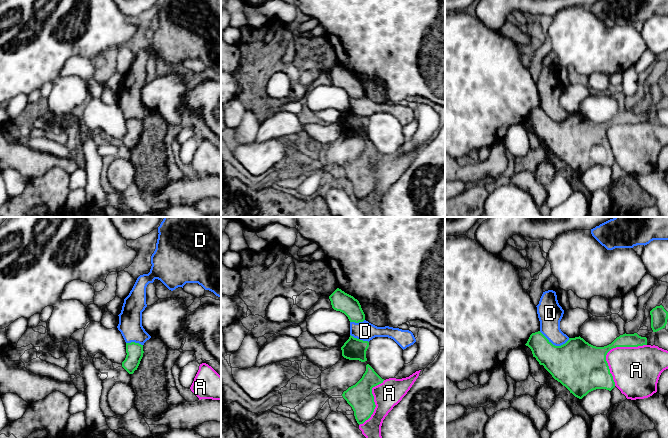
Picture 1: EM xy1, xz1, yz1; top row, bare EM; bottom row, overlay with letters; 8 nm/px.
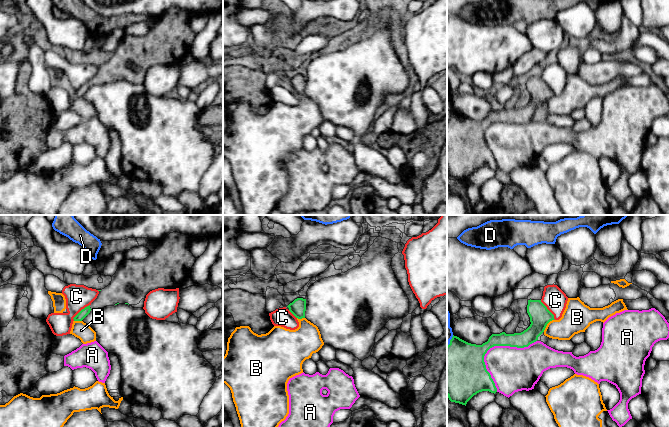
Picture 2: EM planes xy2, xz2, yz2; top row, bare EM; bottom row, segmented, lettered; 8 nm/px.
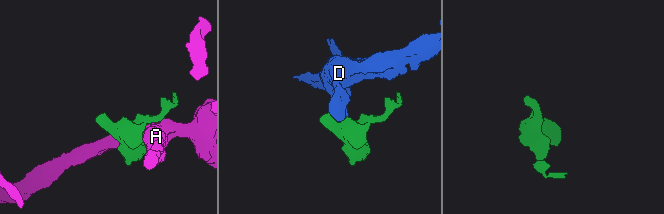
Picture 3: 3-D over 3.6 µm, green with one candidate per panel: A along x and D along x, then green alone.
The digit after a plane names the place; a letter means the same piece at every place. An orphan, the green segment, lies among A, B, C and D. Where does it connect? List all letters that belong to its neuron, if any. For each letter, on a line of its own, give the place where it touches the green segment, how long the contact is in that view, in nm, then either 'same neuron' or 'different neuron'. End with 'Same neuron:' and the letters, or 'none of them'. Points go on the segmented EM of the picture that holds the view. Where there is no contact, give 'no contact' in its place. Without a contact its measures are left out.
A: yz2 (491, 347) | 550 nm | different neuron
B: yz2 (547, 323) | 140 nm | different neuron
C: yz2 (548, 310) | 200 nm | different neuron
D: yz1 (554, 345) | 260 nm | different neuron
Same neuron: none of them

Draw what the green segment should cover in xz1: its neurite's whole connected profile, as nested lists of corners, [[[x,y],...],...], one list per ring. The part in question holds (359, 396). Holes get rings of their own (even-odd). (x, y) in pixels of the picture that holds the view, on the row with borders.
[[[367,364],[362,378],[353,386],[343,392],[342,396],[352,407],[357,423],[363,424],[368,420],[376,407],[372,388],[383,383],[374,369]]]

